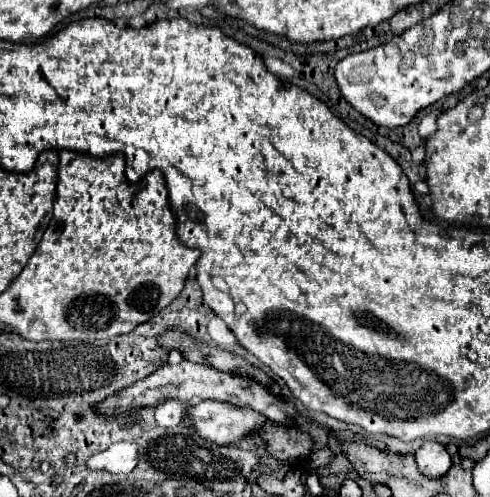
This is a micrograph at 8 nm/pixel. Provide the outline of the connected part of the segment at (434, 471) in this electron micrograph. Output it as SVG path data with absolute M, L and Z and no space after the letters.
M435 440L425 442L417 452L417 466L427 476L443 476L451 468L451 454L447 448Z

